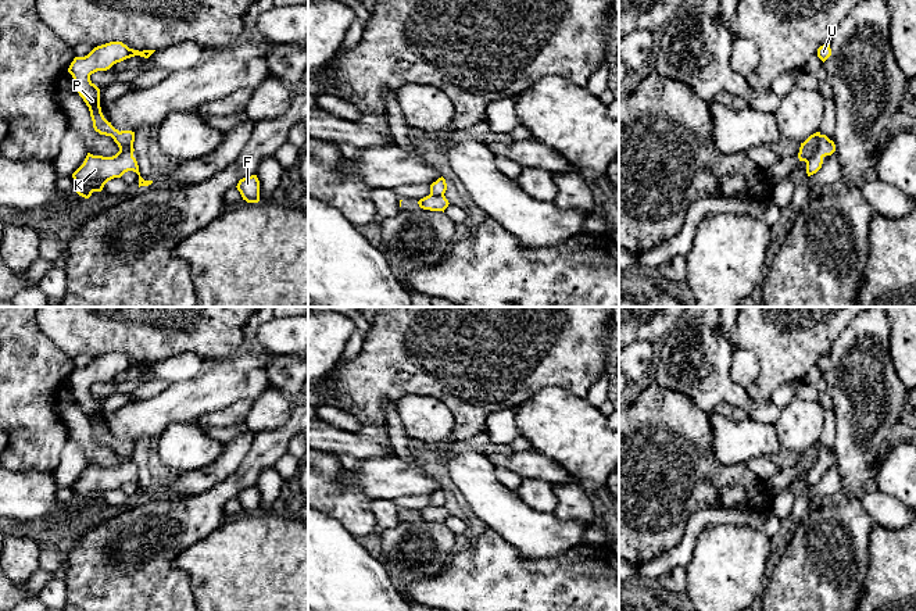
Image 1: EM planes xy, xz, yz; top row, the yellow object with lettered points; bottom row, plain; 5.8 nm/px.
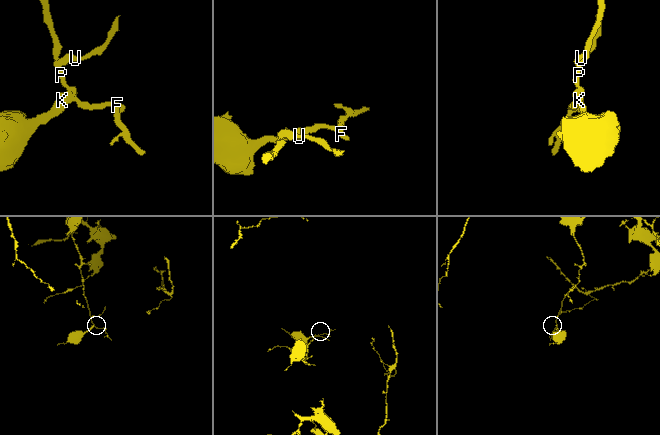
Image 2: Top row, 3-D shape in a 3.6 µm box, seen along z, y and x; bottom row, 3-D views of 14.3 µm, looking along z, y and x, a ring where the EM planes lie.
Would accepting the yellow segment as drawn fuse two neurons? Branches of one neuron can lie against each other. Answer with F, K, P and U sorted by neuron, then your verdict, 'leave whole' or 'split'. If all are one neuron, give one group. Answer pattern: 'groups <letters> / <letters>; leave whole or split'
groups F K / P U; split

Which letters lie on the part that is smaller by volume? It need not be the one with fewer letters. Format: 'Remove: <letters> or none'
Remove: F, K

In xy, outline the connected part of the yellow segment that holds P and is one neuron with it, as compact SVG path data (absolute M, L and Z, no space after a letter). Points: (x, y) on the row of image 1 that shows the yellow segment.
M110 42L94 47L85 57L75 57L71 62L68 72L74 78L74 85L79 96L89 107L93 128L100 135L111 136L117 139L122 149L129 149L135 142L135 132L118 131L111 122L108 122L100 107L100 89L90 81L90 75L97 71L107 71L114 64L121 62L126 58L140 56L149 58L155 50L133 50L122 42Z

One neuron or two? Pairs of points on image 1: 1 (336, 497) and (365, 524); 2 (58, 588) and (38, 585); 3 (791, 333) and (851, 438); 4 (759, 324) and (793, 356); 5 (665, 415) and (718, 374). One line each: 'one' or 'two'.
1: one
2: two
3: two
4: one
5: two

